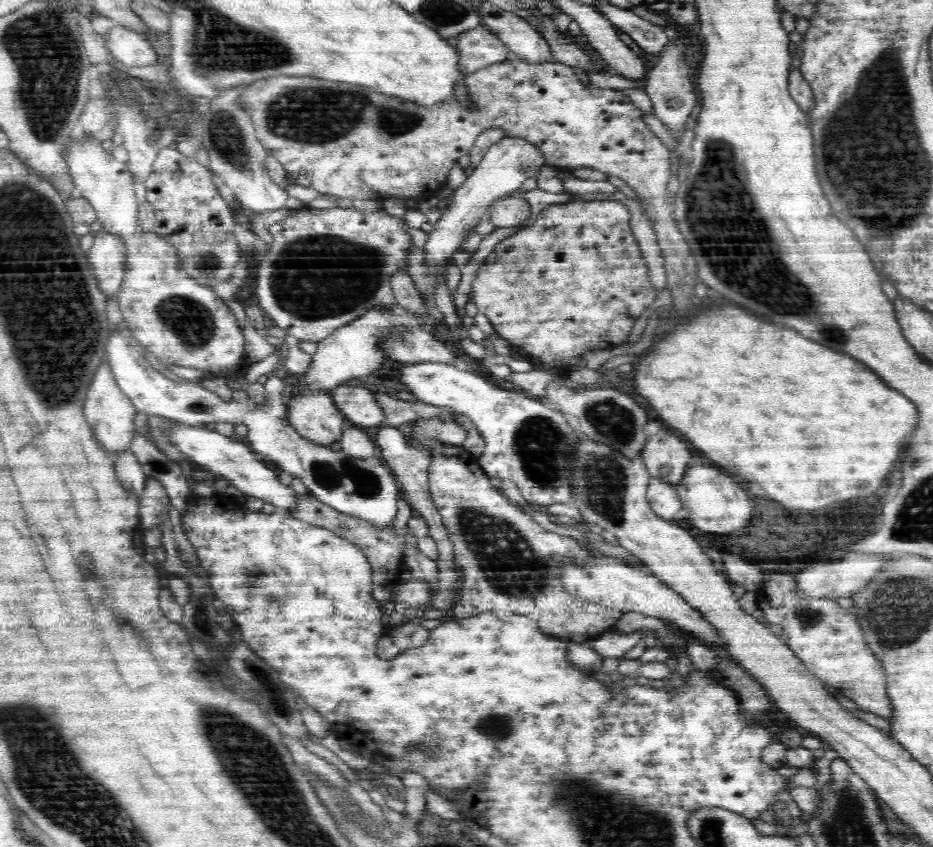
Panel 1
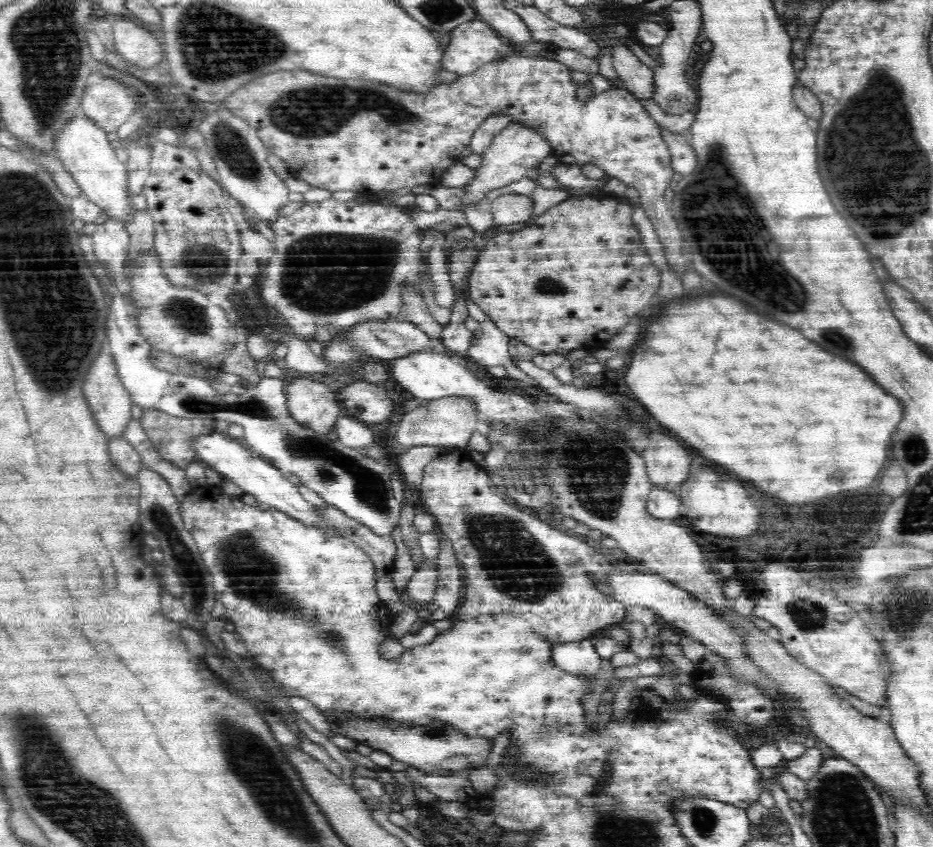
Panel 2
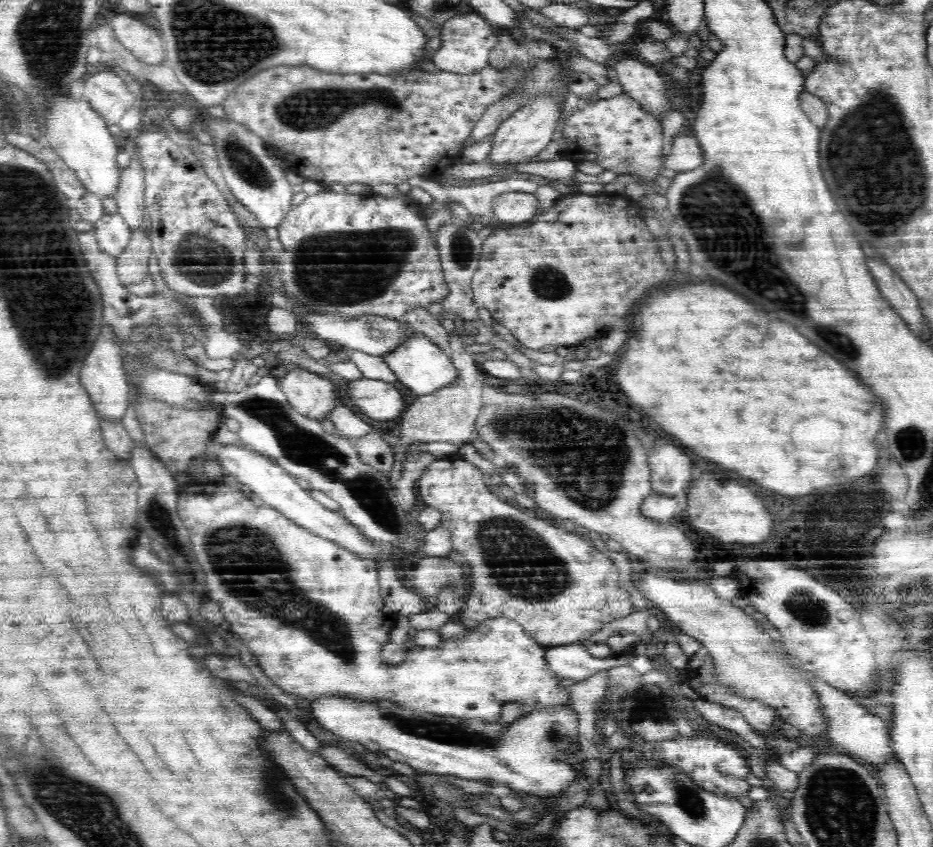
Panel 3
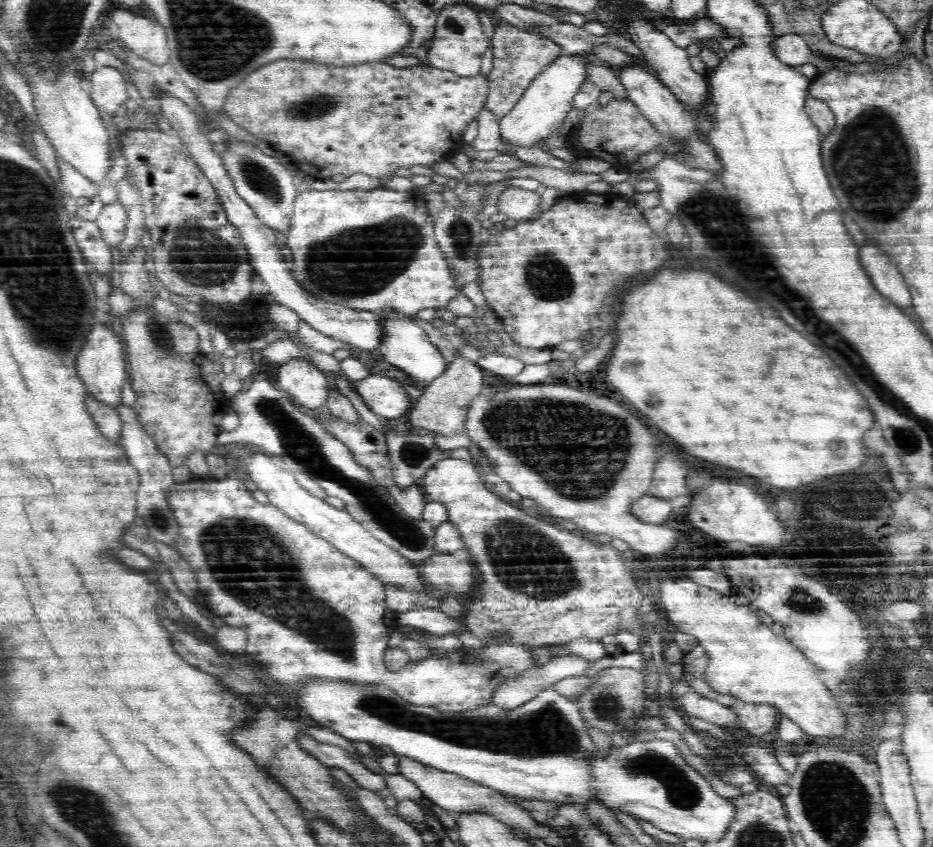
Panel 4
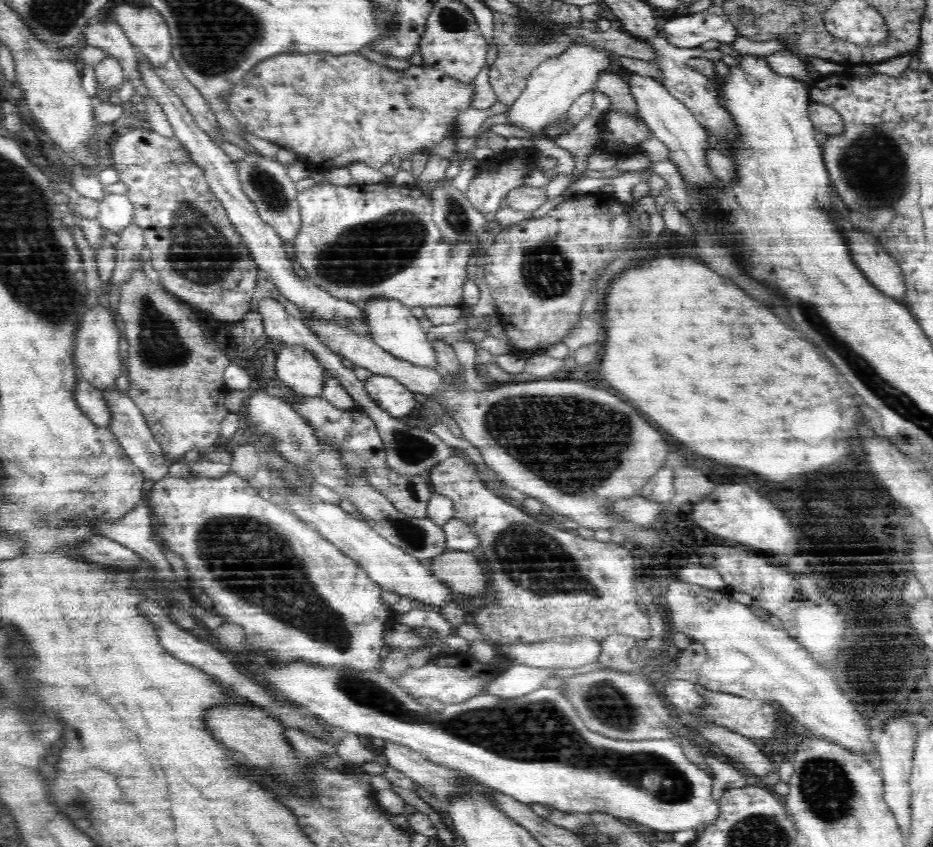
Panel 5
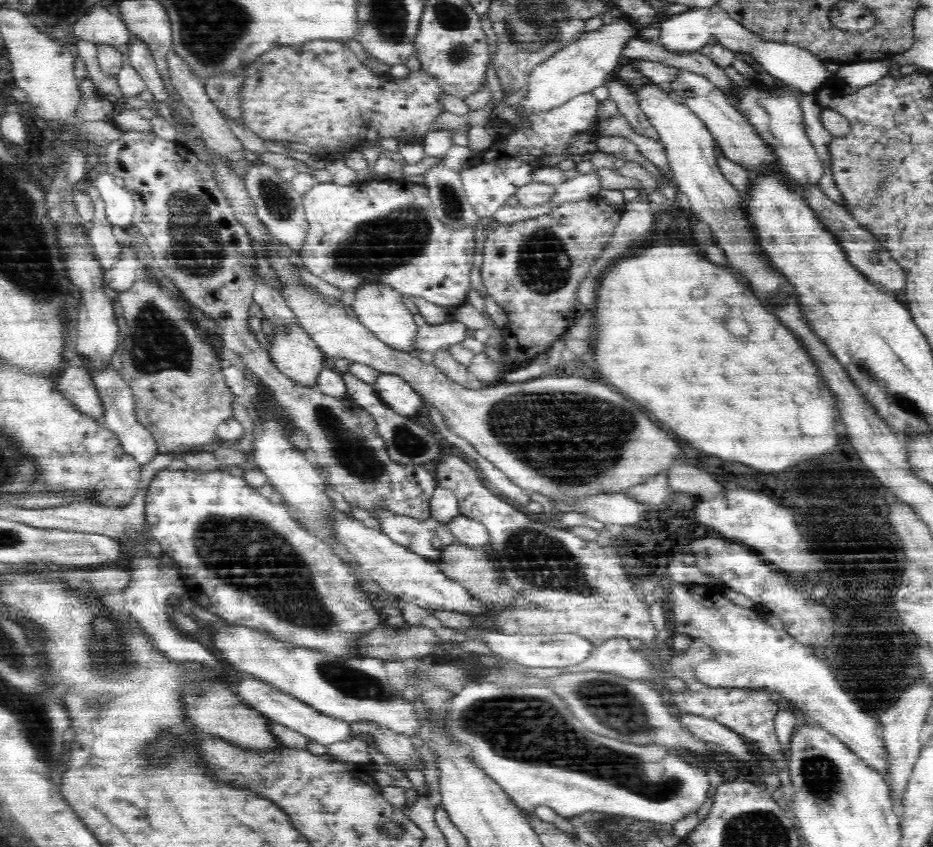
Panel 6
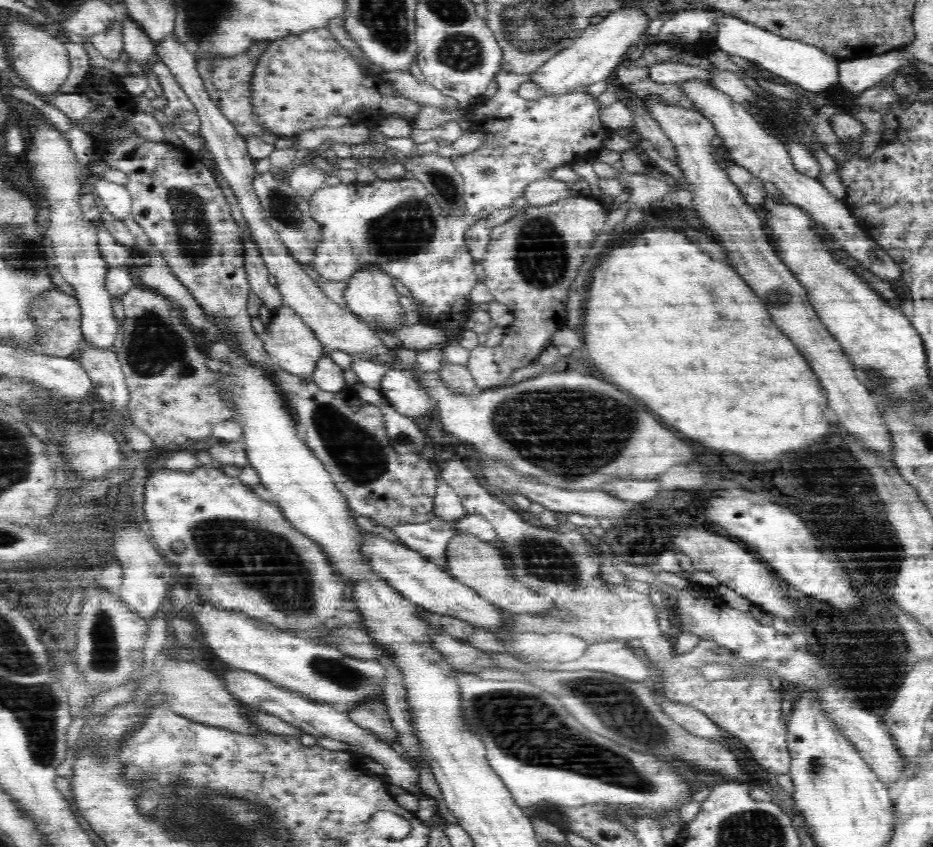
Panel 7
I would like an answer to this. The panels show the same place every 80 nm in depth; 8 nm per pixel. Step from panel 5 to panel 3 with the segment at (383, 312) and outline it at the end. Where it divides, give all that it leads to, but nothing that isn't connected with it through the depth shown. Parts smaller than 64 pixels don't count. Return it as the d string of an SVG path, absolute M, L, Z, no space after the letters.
M405 321L399 330L399 342L383 356L386 364L396 373L405 389L412 390L416 395L428 394L438 386L450 382L454 378L454 365L450 363L448 353L436 347L422 331L409 326Z

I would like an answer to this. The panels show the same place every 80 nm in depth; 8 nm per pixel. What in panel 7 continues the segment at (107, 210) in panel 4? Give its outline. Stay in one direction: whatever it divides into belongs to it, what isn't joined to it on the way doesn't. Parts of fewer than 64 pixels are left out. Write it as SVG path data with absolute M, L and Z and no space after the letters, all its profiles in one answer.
M101 178L96 182L94 192L118 221L125 220L128 212L131 211L131 196L125 185Z

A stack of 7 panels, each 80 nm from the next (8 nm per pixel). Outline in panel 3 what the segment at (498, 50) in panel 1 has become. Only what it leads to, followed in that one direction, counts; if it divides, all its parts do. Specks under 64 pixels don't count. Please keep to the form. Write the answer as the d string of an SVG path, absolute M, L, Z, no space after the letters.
M474 11L459 12L444 19L439 25L440 48L431 58L436 68L456 74L474 74L489 66L489 56L494 46L495 35L488 21Z

